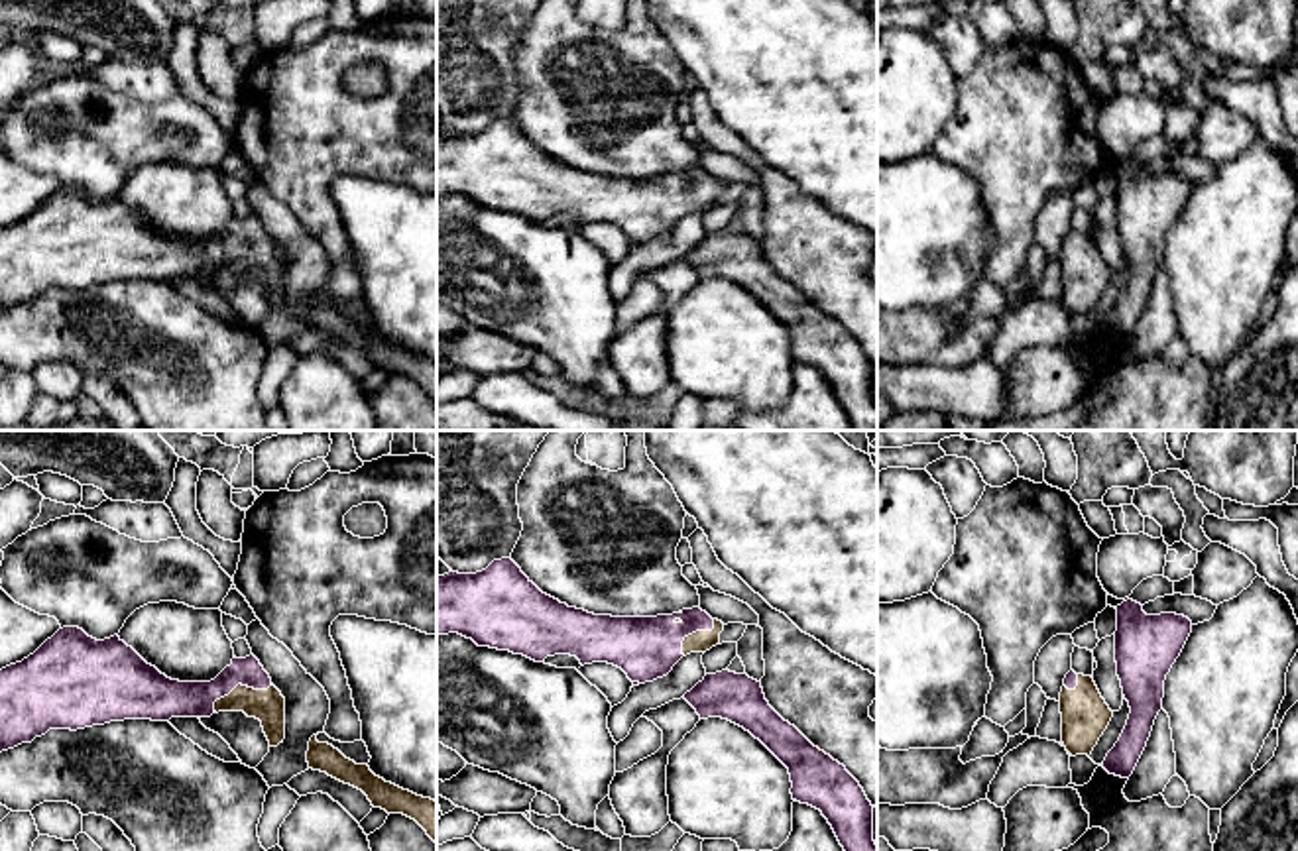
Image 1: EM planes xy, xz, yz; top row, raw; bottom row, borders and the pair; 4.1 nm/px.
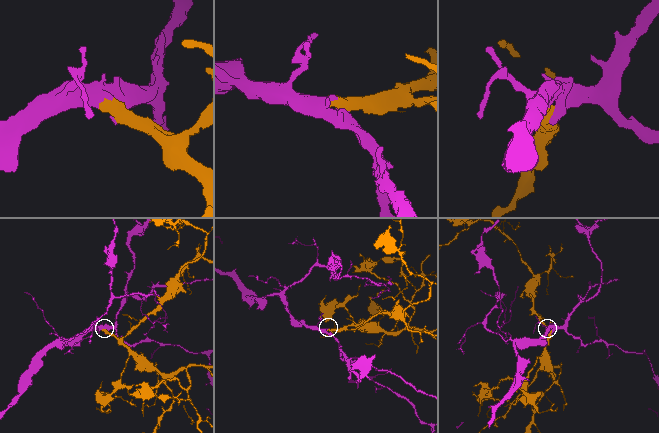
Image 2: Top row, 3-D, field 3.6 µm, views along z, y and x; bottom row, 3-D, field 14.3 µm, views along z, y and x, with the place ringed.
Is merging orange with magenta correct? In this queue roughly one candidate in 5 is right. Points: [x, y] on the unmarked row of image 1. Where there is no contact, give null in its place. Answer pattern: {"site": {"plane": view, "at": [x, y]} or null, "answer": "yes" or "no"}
{"site": {"plane": "xy", "at": [238, 244]}, "answer": "yes"}

